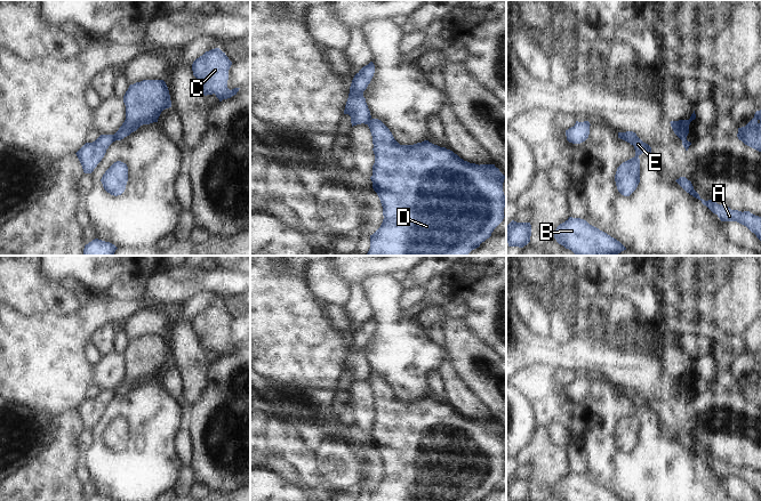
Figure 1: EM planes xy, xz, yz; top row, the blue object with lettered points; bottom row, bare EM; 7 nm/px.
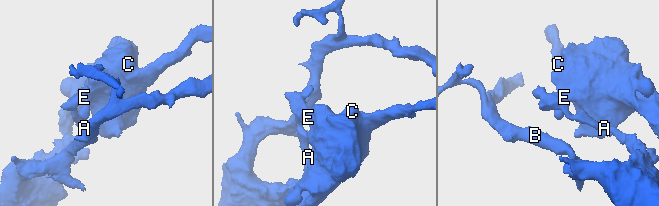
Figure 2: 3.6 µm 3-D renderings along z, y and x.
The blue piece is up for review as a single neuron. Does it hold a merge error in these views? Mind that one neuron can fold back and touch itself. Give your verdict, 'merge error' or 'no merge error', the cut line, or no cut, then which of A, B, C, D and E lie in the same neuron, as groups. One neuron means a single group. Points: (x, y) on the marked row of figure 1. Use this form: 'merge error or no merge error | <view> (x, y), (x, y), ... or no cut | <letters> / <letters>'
merge error | xy (114, 134), (115, 139) | A B / C D E

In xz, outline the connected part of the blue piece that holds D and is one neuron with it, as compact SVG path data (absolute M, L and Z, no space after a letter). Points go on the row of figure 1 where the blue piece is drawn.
M371 119L367 124L375 154L370 179L380 200L384 219L380 227L370 235L370 249L366 256L467 256L491 236L505 217L506 205L503 192L505 176L495 164L470 163L452 151L428 140L400 145L380 120Z

